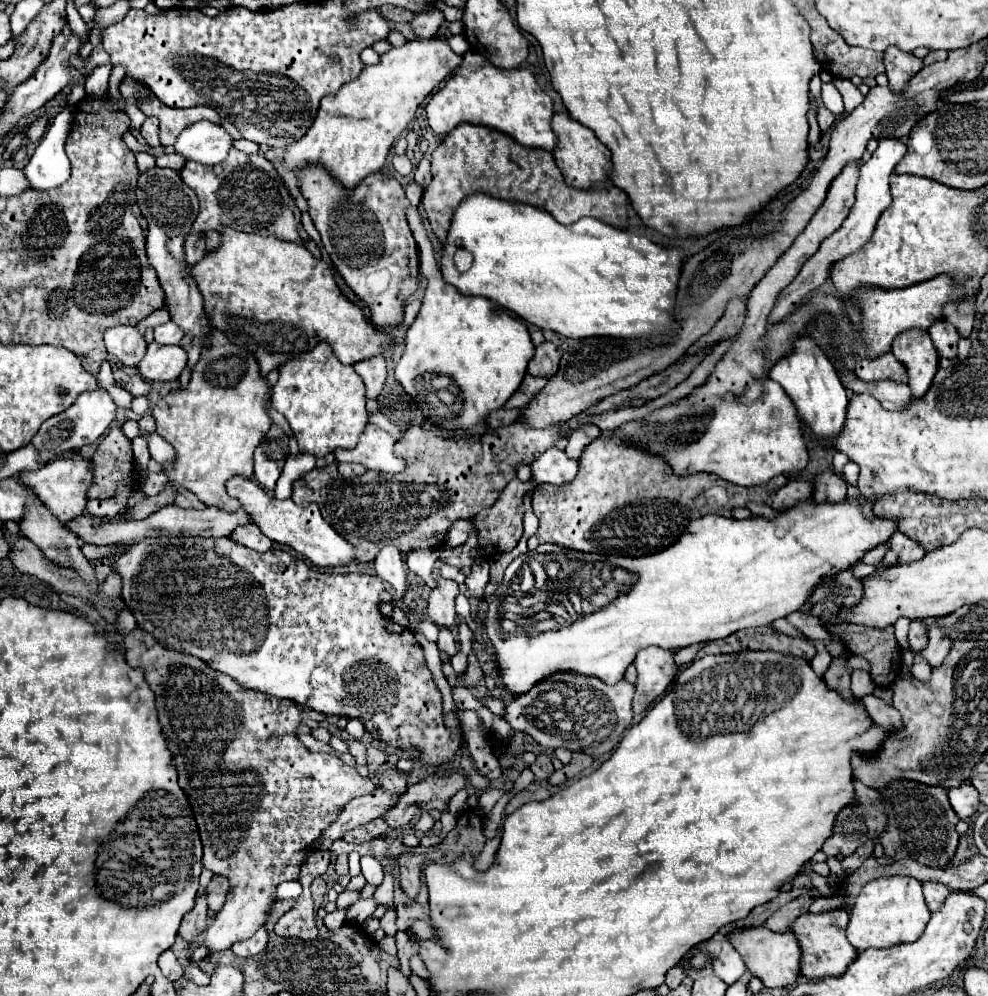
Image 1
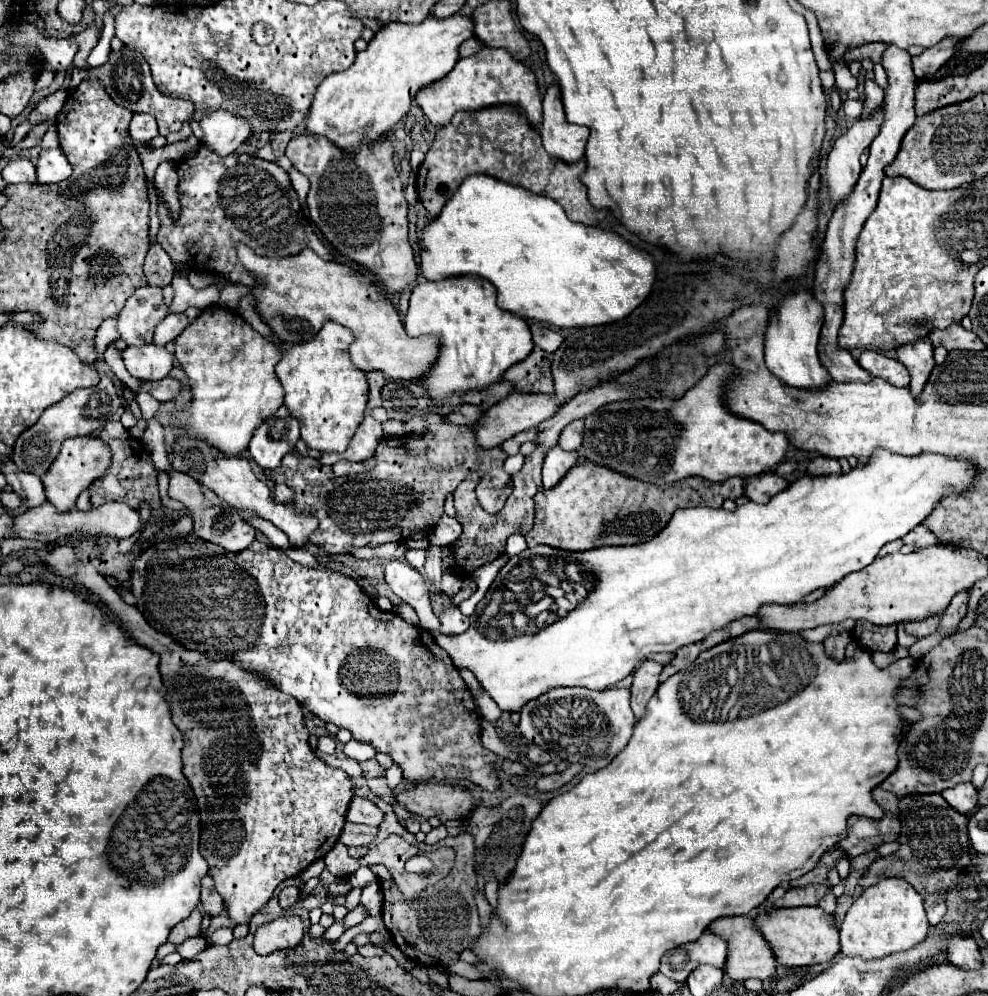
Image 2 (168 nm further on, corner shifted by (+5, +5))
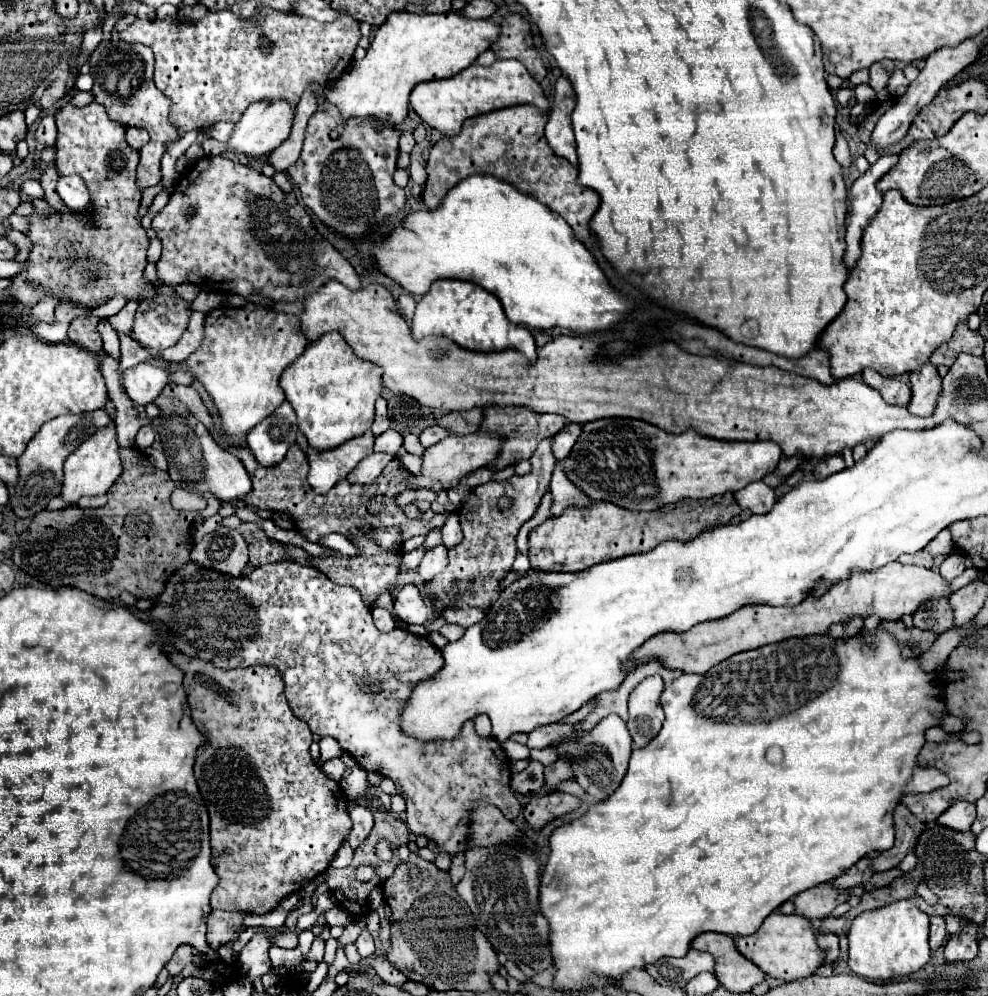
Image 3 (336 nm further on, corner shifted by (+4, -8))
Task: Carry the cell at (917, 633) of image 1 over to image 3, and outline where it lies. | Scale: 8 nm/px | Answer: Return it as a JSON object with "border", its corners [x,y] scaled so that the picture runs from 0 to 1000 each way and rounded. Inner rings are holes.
{"border":[[[952,600],[948,606],[932,610],[924,616],[926,629],[932,633],[942,633],[944,637],[954,637],[965,631],[965,614],[959,600]]]}

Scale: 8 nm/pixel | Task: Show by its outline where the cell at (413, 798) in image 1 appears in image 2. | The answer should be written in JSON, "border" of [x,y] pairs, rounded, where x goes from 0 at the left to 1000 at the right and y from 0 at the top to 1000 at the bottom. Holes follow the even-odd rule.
{"border":[[[358,800],[358,802],[354,804],[354,812],[352,812],[350,824],[383,830],[385,824],[387,824],[387,814],[385,814],[377,804],[372,804],[372,802],[364,802],[364,800]]]}

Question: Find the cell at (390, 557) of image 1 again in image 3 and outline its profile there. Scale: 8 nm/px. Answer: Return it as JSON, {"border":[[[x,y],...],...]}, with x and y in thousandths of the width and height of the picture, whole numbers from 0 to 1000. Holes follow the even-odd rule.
{"border":[[[408,586],[400,594],[400,614],[412,627],[430,627],[434,620],[434,600],[420,586]]]}

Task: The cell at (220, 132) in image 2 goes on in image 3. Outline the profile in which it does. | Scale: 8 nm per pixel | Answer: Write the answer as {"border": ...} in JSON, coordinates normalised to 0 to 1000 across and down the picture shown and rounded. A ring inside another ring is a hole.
{"border":[[[288,100],[254,104],[248,110],[248,114],[244,116],[244,120],[238,124],[232,141],[228,143],[228,153],[230,155],[240,153],[240,155],[248,155],[248,157],[254,157],[254,159],[262,159],[266,155],[276,153],[286,141],[293,139],[295,124],[297,124],[297,114],[299,114],[299,110]]]}

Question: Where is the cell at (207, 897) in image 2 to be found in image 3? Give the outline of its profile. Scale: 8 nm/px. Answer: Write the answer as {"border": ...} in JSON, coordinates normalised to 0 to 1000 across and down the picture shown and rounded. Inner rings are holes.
{"border":[[[214,914],[210,920],[210,948],[218,954],[228,948],[236,946],[238,938],[244,934],[244,916],[228,916],[228,914]]]}

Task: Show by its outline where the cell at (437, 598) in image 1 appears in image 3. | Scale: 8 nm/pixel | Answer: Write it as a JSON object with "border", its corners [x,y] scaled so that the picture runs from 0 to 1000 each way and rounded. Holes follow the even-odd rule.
{"border":[[[440,548],[438,552],[432,552],[426,566],[424,566],[424,576],[426,580],[440,580],[444,574],[448,574],[452,568],[452,550],[450,548]]]}

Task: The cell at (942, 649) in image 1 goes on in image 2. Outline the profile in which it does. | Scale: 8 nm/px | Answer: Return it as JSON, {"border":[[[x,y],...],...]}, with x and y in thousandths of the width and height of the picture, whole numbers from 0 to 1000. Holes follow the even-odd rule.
{"border":[[[974,593],[974,595],[968,595],[964,599],[962,607],[957,609],[957,613],[953,617],[951,630],[966,632],[972,626],[972,621],[978,617],[978,611],[980,611],[980,599],[982,599],[982,593]]]}

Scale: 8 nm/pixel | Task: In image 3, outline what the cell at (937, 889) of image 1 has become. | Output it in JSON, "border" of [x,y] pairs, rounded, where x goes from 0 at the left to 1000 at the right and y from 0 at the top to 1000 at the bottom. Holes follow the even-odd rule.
{"border":[[[942,920],[942,940],[940,940],[940,948],[942,948],[942,954],[950,952],[959,940],[959,934],[956,934],[956,924],[952,920]]]}

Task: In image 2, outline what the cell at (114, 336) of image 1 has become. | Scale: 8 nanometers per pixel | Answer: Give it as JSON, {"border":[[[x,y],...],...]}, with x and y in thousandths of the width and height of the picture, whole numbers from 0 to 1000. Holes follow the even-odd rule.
{"border":[[[144,288],[128,302],[123,314],[119,316],[119,332],[128,346],[144,348],[154,342],[158,326],[172,316],[172,308],[166,304],[164,290]]]}

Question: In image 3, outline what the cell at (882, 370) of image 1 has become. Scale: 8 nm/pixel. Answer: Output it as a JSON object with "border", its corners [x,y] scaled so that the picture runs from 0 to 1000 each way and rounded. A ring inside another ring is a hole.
{"border":[[[878,369],[873,371],[873,384],[880,386],[882,390],[890,392],[894,402],[898,406],[910,406],[910,408],[916,408],[920,406],[922,402],[922,390],[908,382],[908,380],[898,380],[898,378],[892,378],[890,373],[886,373],[884,369]]]}

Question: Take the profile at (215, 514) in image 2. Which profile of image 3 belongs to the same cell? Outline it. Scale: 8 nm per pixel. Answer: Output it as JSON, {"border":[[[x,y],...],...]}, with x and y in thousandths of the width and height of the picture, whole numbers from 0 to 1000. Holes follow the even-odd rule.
{"border":[[[224,526],[218,534],[212,534],[195,548],[193,562],[220,574],[242,578],[252,564],[250,544],[244,538],[246,536],[242,536],[242,532]]]}

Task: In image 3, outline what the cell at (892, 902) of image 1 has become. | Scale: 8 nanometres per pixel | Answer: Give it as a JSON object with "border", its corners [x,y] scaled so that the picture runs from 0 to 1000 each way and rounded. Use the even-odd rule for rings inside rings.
{"border":[[[918,904],[902,906],[902,910],[892,910],[890,914],[869,918],[863,924],[857,942],[859,942],[859,972],[867,980],[880,984],[904,984],[924,978],[932,970],[936,970],[942,960],[940,920]]]}

